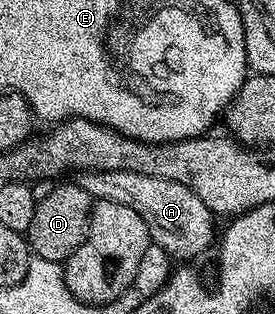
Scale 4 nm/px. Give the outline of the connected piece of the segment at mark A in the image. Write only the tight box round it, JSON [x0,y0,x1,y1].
[75,171,214,258]

